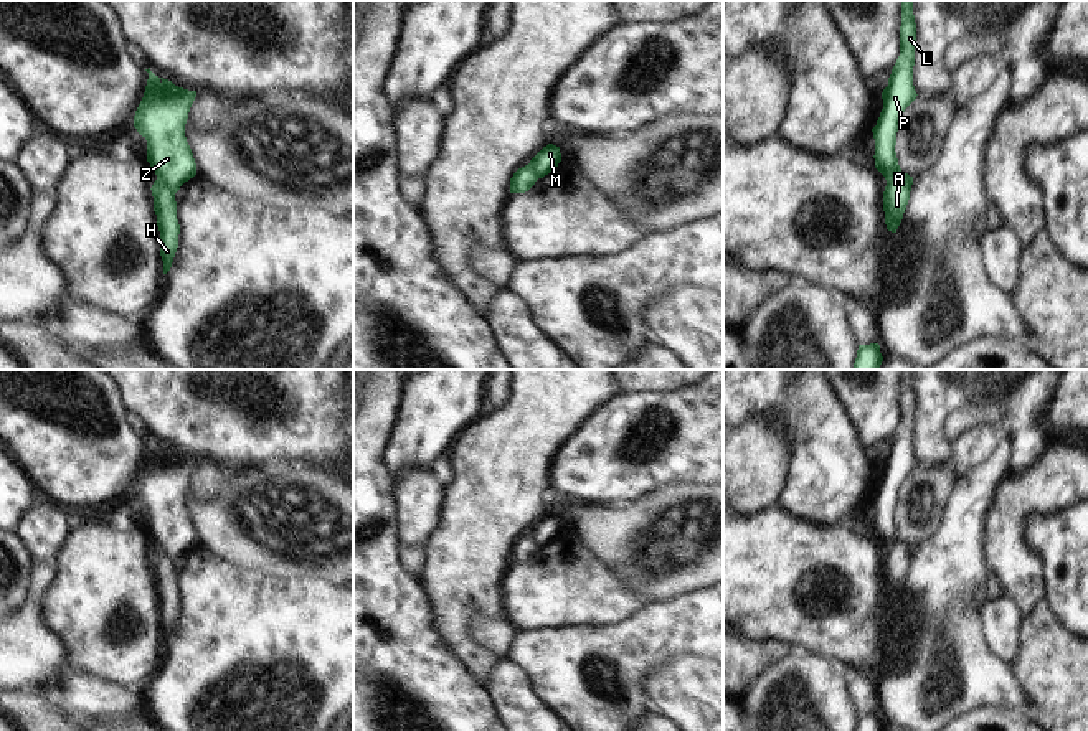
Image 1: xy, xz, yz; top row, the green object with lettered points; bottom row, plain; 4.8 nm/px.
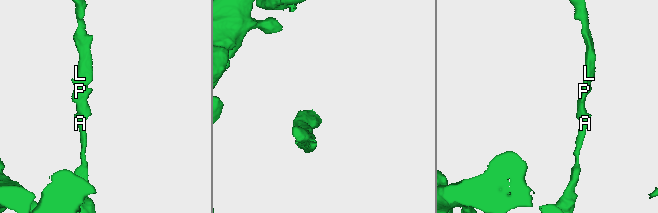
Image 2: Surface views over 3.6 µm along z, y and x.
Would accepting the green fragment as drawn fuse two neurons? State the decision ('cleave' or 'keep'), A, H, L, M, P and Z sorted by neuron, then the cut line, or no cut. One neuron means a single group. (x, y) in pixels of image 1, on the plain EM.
cleave; A H / L M P Z; cut in xy along (157, 547), (174, 563)

